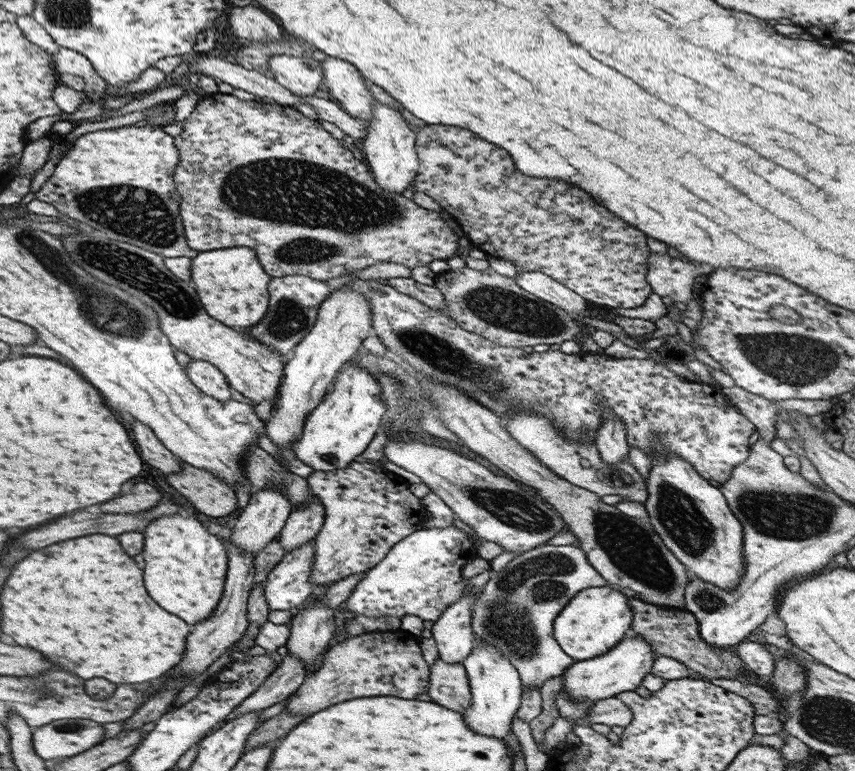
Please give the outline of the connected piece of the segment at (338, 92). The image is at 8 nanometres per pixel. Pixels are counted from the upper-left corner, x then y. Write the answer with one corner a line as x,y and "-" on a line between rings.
327,56
319,62
323,69
323,83
333,100
349,116
369,122
373,118
373,98
368,84
359,71
349,62

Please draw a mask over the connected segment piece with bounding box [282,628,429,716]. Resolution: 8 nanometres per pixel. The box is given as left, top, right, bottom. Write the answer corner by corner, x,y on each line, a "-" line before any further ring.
400,628
389,631
372,631
329,646
322,663
303,683
288,695
282,712
290,716
309,716
351,698
363,696
397,696
413,700
417,694
425,694
429,688
429,667
419,650
418,637

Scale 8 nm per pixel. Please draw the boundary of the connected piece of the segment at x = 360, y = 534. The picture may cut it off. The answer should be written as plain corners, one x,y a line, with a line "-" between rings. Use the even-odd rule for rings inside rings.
349,462
349,466
327,472
311,471
306,477
308,489
323,504
324,520
313,539
313,561
309,569
311,586
328,586
343,580
345,576
368,571
373,568
391,547
405,536
421,529
426,511
421,501
407,489
408,484
399,476
387,471
381,465
369,462

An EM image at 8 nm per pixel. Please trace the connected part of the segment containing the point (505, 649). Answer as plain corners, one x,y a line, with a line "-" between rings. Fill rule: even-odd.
541,545
533,550
520,553
513,557
504,568
492,571
489,580
480,587
479,593
471,601
471,630
475,639
483,644
497,648
500,654
518,672
523,690
527,688
541,688
541,684
553,676
560,674
573,664
573,660
561,650
553,638
553,619
557,613
575,596
585,588
595,586
608,586
608,582
599,576
598,572
587,562
584,551
575,545

